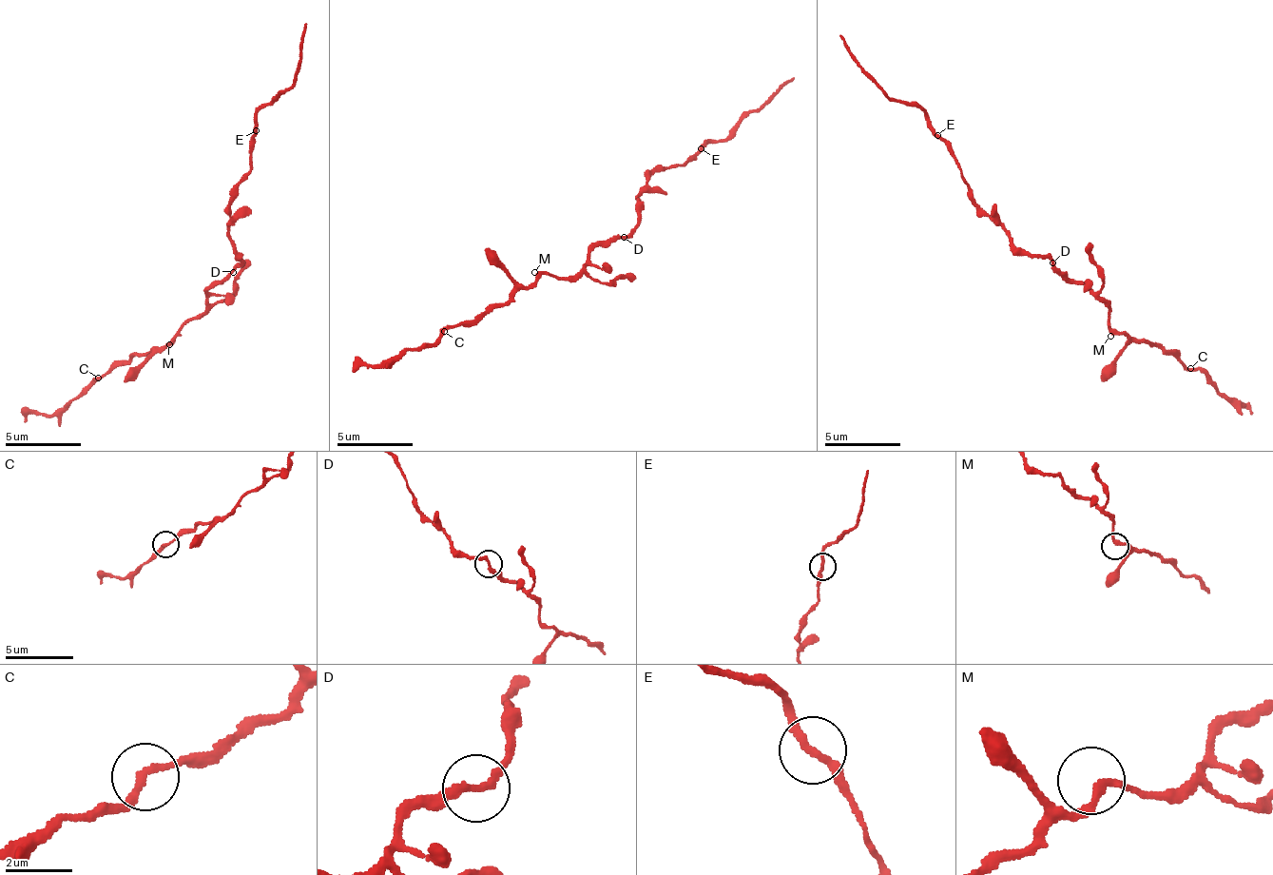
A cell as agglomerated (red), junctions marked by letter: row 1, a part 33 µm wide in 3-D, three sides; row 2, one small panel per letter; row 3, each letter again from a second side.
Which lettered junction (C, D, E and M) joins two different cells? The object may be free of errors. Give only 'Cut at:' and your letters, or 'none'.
Cut at: none

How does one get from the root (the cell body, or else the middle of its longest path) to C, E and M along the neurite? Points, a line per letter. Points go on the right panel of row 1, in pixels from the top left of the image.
C: (1049, 259), (1109, 306), (1109, 323), (1118, 332), (1174, 355), (1190, 369)
E: (1049, 259), (1024, 254), (1012, 243), (1012, 236), (970, 195), (958, 159), (937, 135)
M: (1049, 259), (1078, 285), (1086, 284), (1109, 306), (1110, 336)

